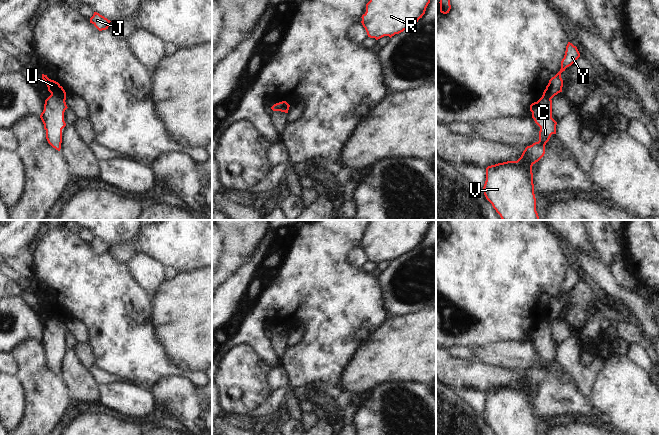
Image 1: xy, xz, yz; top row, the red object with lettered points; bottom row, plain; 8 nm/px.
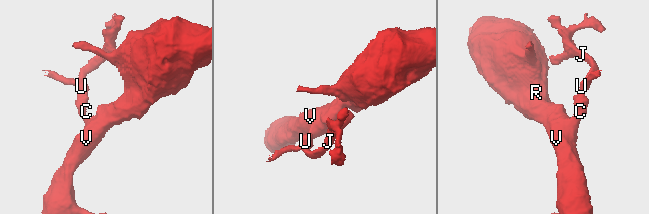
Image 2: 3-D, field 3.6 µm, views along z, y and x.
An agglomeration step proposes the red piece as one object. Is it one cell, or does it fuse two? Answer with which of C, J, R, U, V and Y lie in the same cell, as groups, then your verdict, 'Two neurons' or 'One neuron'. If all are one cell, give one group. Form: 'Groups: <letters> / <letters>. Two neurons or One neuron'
Groups: C R V / J U Y. Two neurons

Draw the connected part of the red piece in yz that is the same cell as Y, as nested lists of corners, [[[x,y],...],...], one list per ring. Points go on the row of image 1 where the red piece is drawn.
[[[568,42],[564,58],[561,61],[561,69],[549,80],[549,83],[543,92],[547,98],[552,99],[555,95],[562,92],[563,80],[561,78],[561,73],[565,71],[567,67],[571,66],[579,57],[580,53],[577,47]]]

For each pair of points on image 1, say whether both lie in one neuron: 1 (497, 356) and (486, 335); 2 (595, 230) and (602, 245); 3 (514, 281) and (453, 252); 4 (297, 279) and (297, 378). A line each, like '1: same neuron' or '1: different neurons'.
1: different neurons
2: same neuron
3: same neuron
4: same neuron

